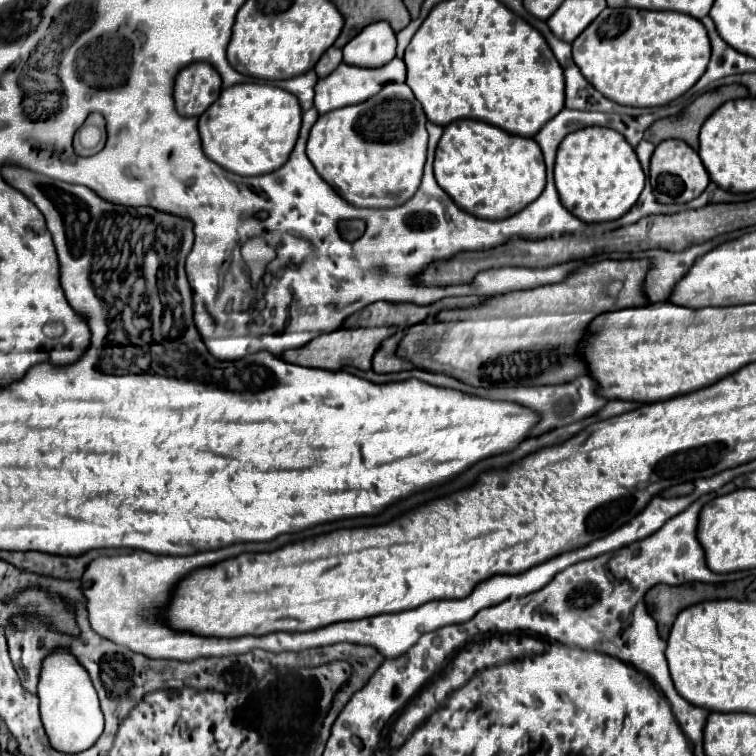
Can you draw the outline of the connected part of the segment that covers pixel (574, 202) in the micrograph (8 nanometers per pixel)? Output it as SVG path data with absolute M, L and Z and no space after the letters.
M587 126L567 134L555 162L555 186L565 208L583 222L607 222L621 218L639 198L645 174L635 150L621 134L605 126Z

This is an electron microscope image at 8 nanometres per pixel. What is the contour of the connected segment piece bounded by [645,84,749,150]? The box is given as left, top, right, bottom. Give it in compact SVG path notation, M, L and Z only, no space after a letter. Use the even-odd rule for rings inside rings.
M741 84L719 86L717 90L705 92L699 98L695 98L693 104L687 106L681 114L657 120L645 132L645 140L659 144L667 138L679 138L679 140L685 140L693 150L697 150L699 148L699 130L701 130L703 122L707 120L707 116L713 110L717 110L721 104L725 104L725 100L747 98L747 96L749 96L749 92Z

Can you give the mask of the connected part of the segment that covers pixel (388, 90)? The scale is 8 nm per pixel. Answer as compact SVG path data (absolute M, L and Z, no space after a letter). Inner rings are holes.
M387 84L367 102L319 116L311 128L307 156L319 176L359 208L393 208L419 188L427 160L427 116L407 84Z

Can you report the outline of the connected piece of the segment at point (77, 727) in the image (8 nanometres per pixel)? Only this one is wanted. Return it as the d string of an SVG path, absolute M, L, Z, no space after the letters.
M55 650L43 660L37 694L41 700L41 722L53 750L61 750L63 754L79 754L97 742L103 732L103 712L87 670L75 660L73 654L67 650Z

